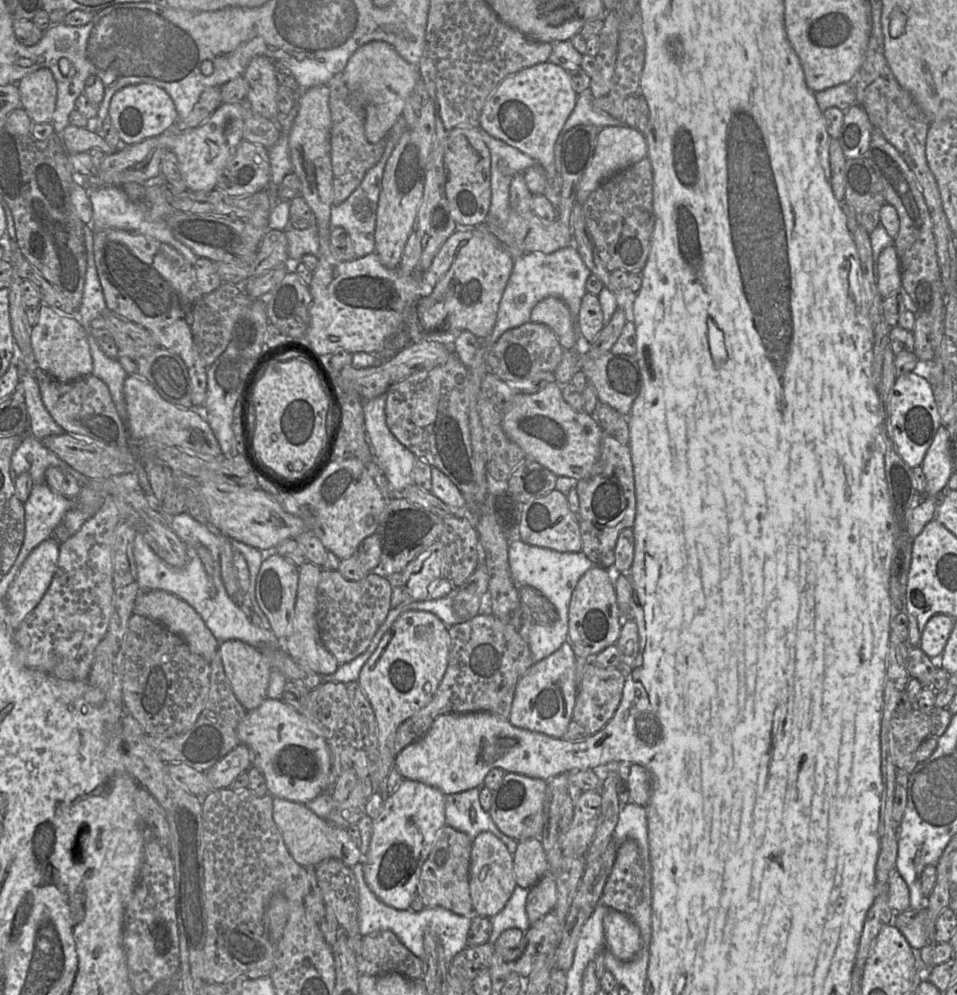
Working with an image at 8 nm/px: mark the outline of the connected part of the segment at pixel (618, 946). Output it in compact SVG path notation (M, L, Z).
M608 911L603 918L605 949L623 962L633 960L641 951L642 939L639 929L629 916Z

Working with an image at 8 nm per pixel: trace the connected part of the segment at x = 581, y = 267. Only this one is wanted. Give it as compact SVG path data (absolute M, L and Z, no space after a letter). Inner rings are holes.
M574 245L552 253L523 253L515 258L511 275L499 303L493 331L488 339L481 340L485 342L487 350L491 350L505 331L529 322L533 307L548 296L562 299L576 321L582 298L587 293L585 285L590 274Z

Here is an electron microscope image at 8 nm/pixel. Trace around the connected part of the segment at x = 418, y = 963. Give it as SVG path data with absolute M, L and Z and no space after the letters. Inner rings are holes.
M390 930L362 936L355 951L360 974L381 975L397 972L409 979L421 979L422 960L416 957Z

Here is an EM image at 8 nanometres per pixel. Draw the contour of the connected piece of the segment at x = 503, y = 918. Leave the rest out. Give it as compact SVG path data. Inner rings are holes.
M516 886L505 907L490 918L492 923L490 943L494 944L506 929L518 928L525 933L531 927L526 913L528 890Z

